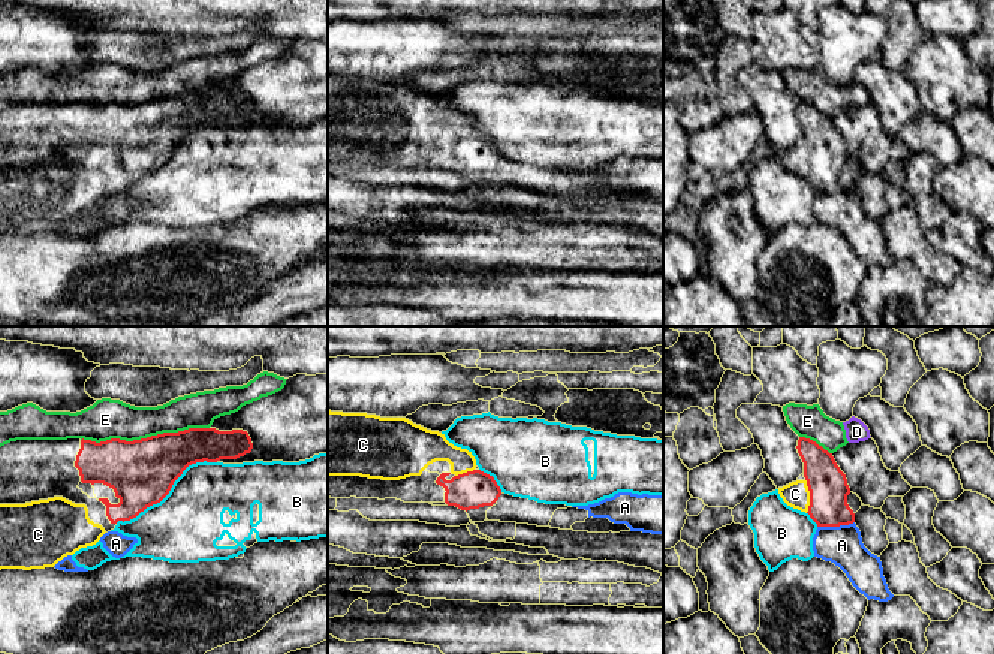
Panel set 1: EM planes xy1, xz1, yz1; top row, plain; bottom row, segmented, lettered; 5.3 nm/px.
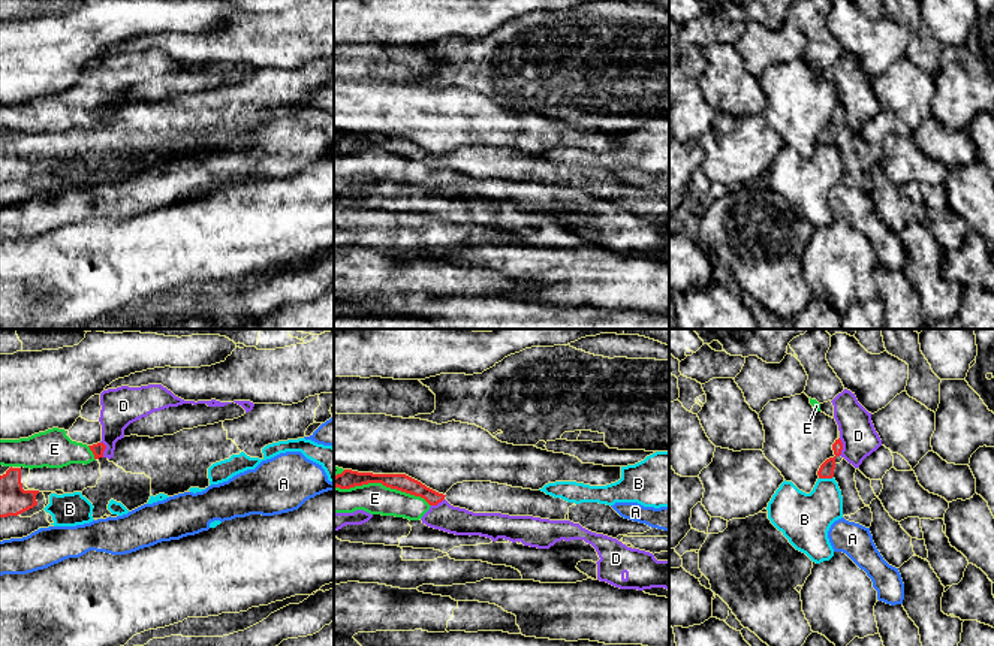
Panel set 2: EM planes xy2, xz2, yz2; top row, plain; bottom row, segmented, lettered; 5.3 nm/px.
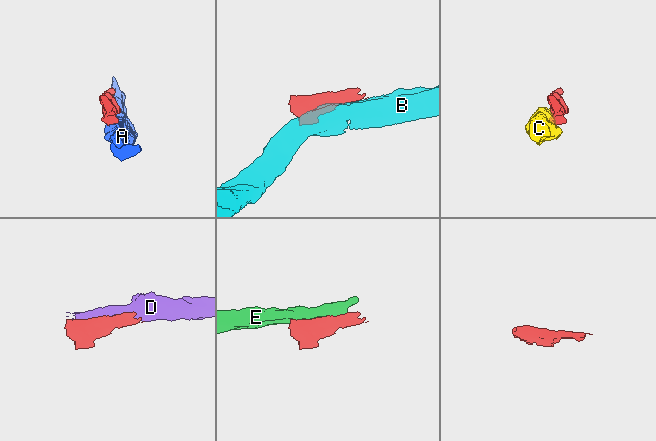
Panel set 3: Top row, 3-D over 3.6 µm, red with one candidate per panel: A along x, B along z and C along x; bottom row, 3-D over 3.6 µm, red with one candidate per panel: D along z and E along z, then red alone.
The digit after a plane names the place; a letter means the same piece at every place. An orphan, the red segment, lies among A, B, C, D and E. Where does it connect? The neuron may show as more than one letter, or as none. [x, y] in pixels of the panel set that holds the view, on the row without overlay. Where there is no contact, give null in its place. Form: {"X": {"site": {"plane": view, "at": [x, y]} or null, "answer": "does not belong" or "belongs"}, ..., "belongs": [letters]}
{"A": {"site": {"plane": "yz1", "at": [836, 190]}, "answer": "does not belong"}, "B": {"site": {"plane": "xy1", "at": [168, 157]}, "answer": "does not belong"}, "C": {"site": {"plane": "yz1", "at": [810, 160]}, "answer": "belongs"}, "D": {"site": {"plane": "yz2", "at": [842, 112]}, "answer": "does not belong"}, "E": {"site": {"plane": "xy1", "at": [144, 104]}, "answer": "does not belong"}, "belongs": ["C"]}

